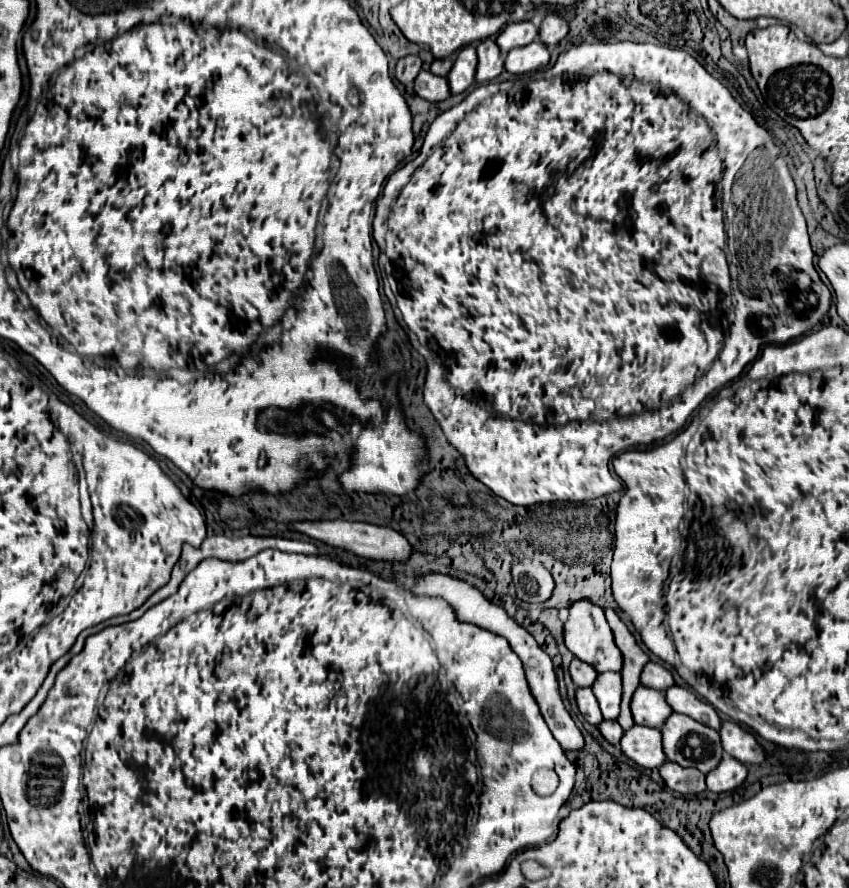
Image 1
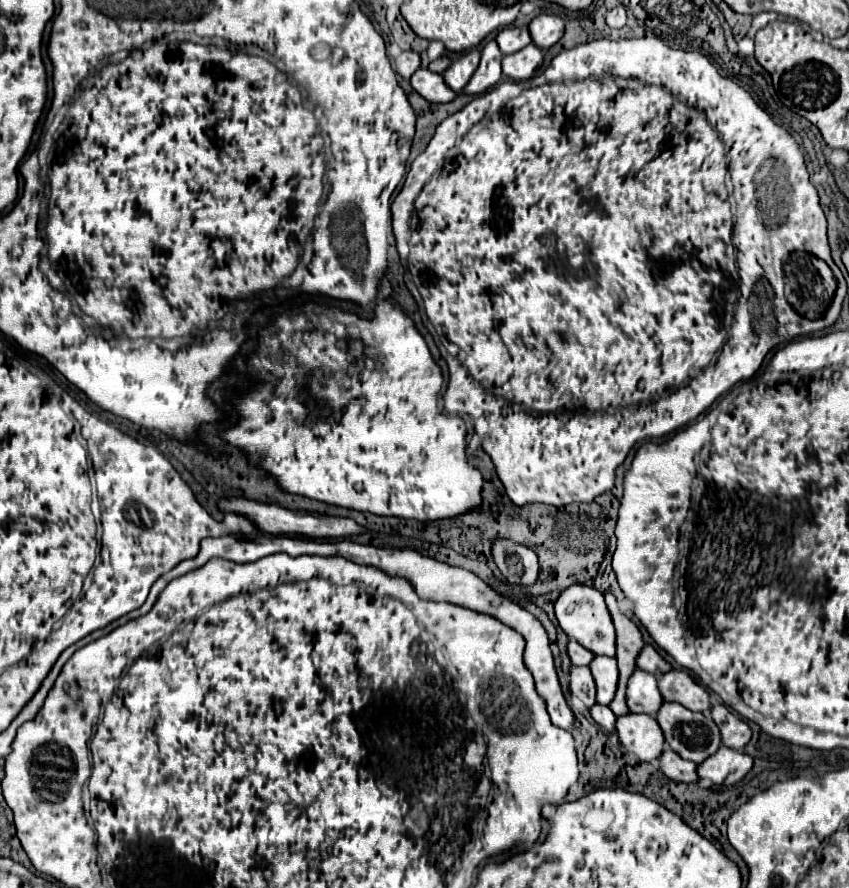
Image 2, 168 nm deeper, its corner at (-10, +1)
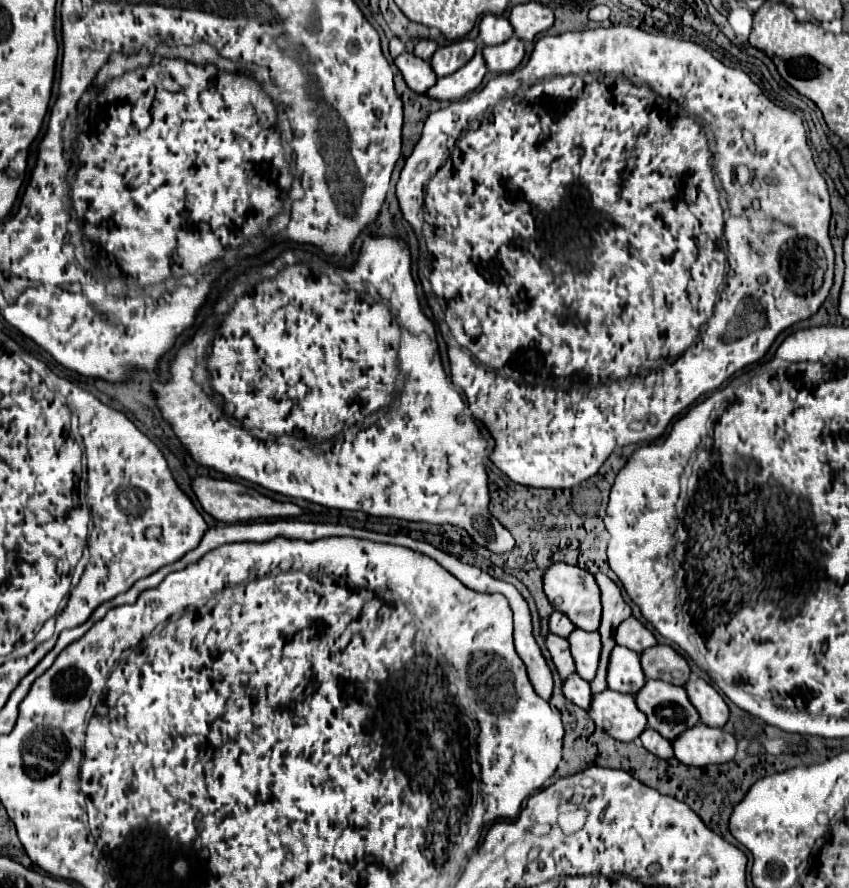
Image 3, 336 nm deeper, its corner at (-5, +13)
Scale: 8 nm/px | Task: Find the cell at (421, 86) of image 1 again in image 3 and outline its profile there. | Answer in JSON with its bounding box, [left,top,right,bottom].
[394,52,436,94]

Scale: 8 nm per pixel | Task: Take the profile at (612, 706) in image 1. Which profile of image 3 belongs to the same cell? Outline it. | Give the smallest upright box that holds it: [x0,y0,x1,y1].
[570,628,602,680]

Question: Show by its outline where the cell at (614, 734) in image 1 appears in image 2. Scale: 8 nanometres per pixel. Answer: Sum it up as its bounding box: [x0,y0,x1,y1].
[589,704,615,732]

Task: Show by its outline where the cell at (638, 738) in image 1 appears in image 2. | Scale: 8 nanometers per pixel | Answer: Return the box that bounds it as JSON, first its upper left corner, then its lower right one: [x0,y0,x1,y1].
[615,714,663,762]

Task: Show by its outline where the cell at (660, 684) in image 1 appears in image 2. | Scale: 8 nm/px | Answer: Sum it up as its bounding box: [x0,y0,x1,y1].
[635,644,671,678]

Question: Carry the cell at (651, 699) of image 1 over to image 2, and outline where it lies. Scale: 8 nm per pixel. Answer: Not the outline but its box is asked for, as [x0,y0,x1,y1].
[627,668,663,714]

